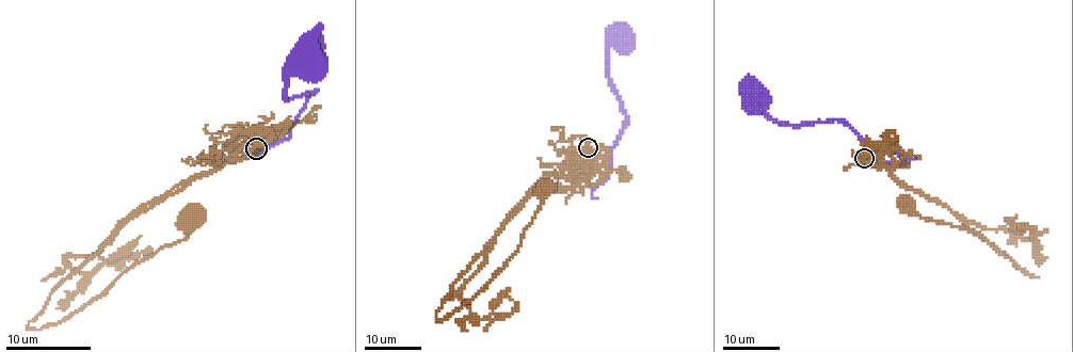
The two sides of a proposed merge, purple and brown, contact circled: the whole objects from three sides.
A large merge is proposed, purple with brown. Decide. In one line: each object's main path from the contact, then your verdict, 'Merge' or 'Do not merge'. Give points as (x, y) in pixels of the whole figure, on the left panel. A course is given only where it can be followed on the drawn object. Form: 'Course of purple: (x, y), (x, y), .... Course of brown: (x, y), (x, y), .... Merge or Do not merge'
Course of purple: (257, 148), (259, 157), (289, 138), (289, 127), (317, 91), (287, 97), (287, 80), (298, 76), (308, 63). Course of brown: (255, 148), (246, 157), (234, 153), (138, 212), (27, 328), (69, 319), (129, 268), (187, 236), (193, 208). Do not merge

